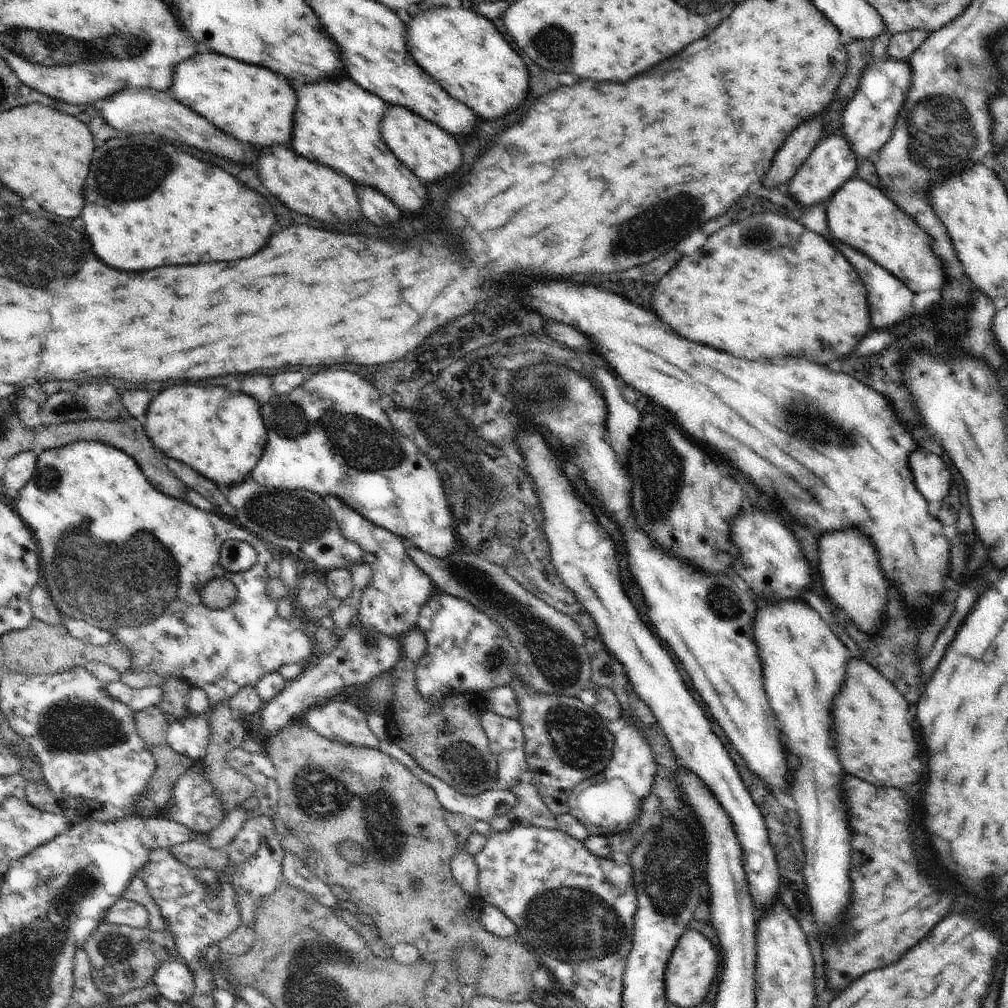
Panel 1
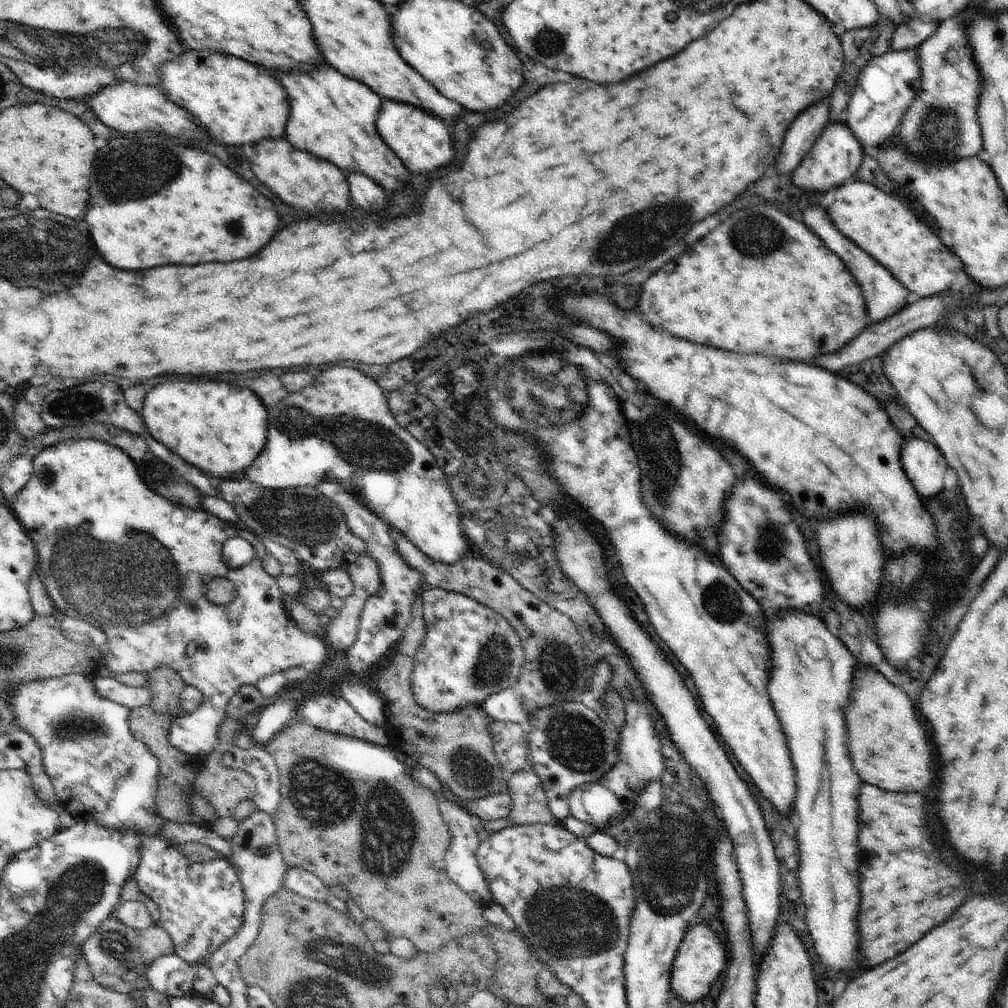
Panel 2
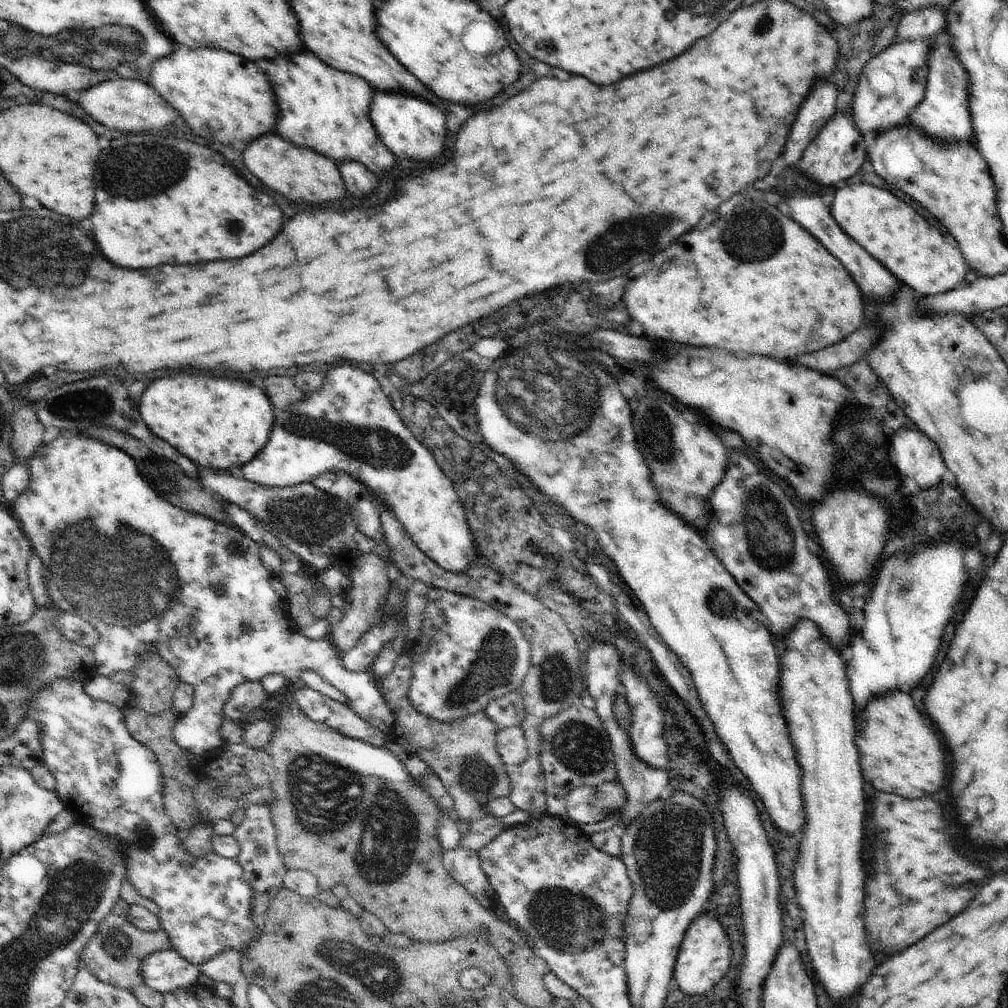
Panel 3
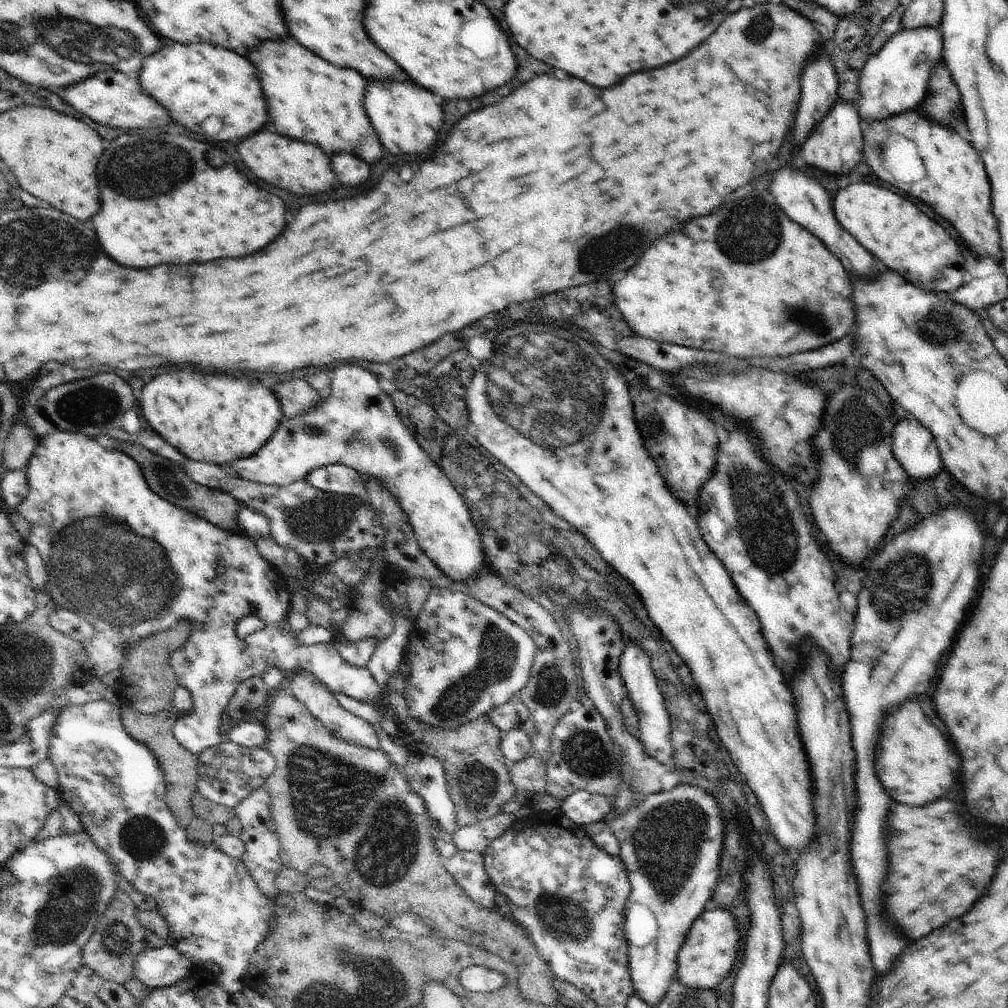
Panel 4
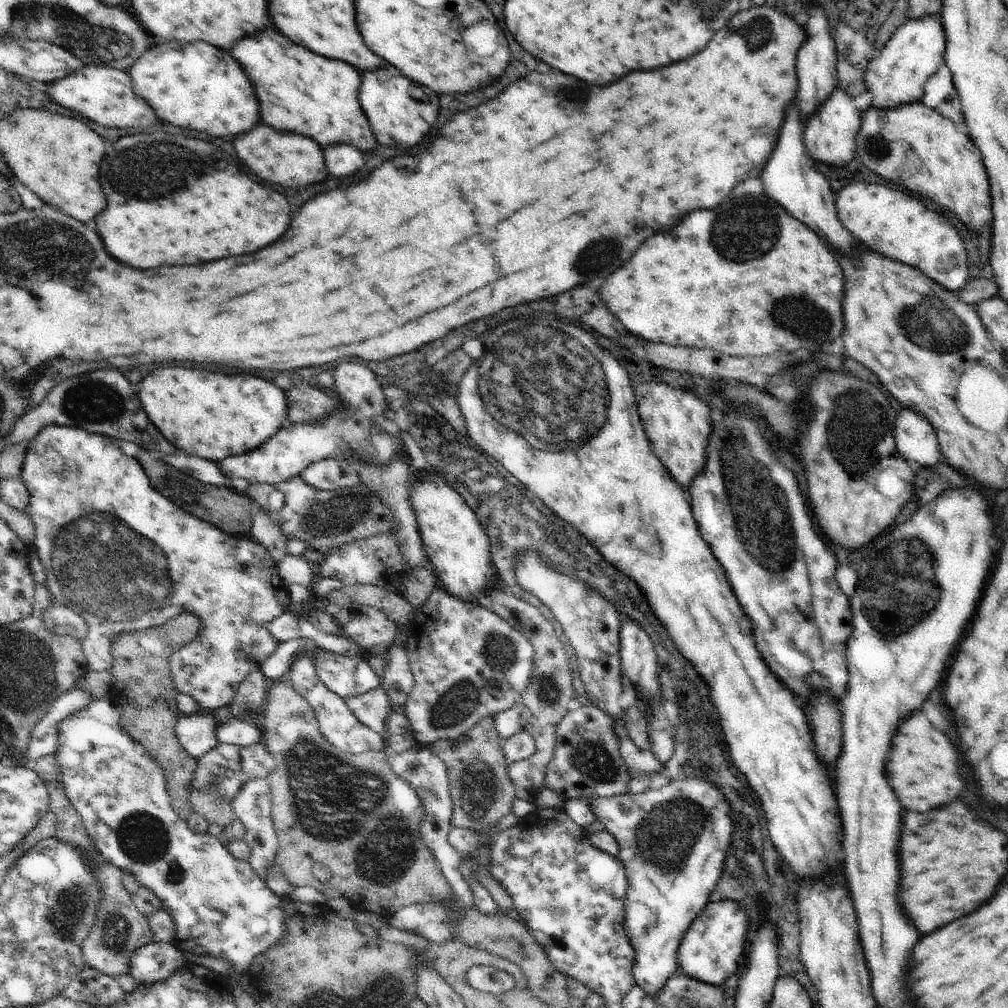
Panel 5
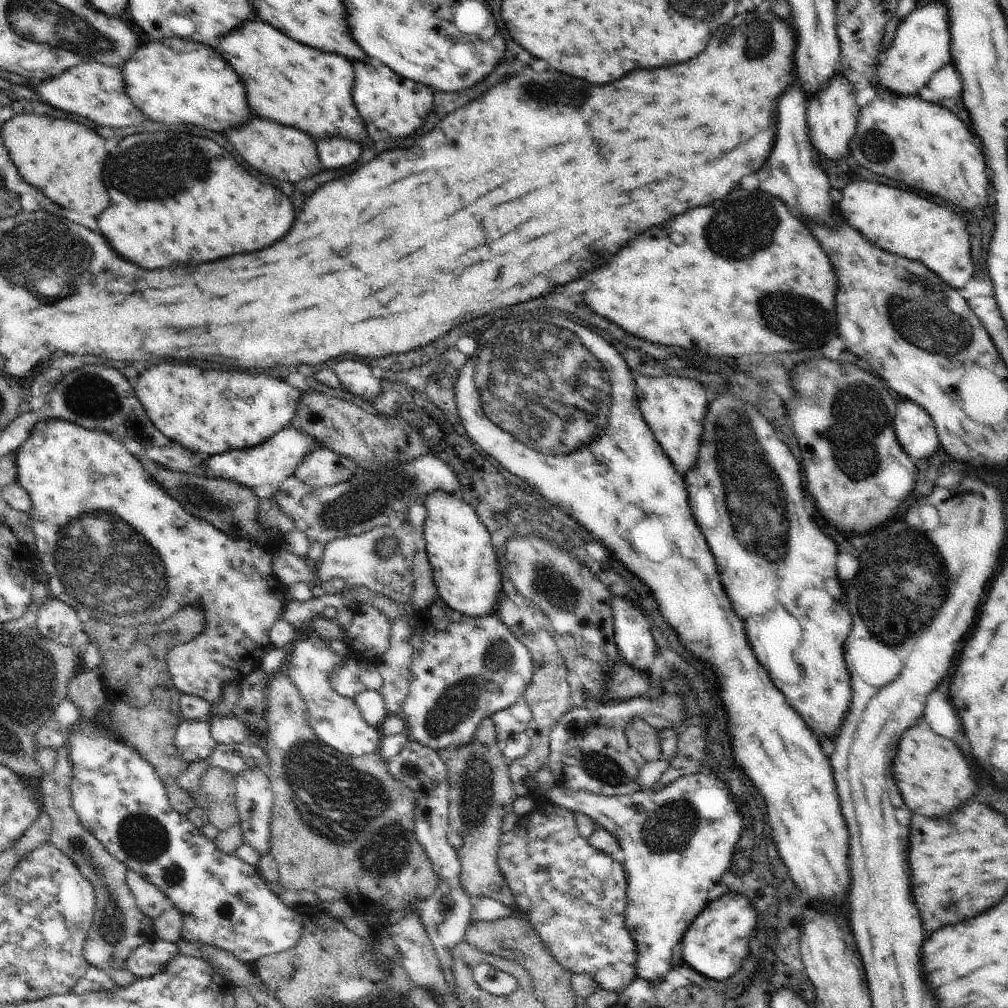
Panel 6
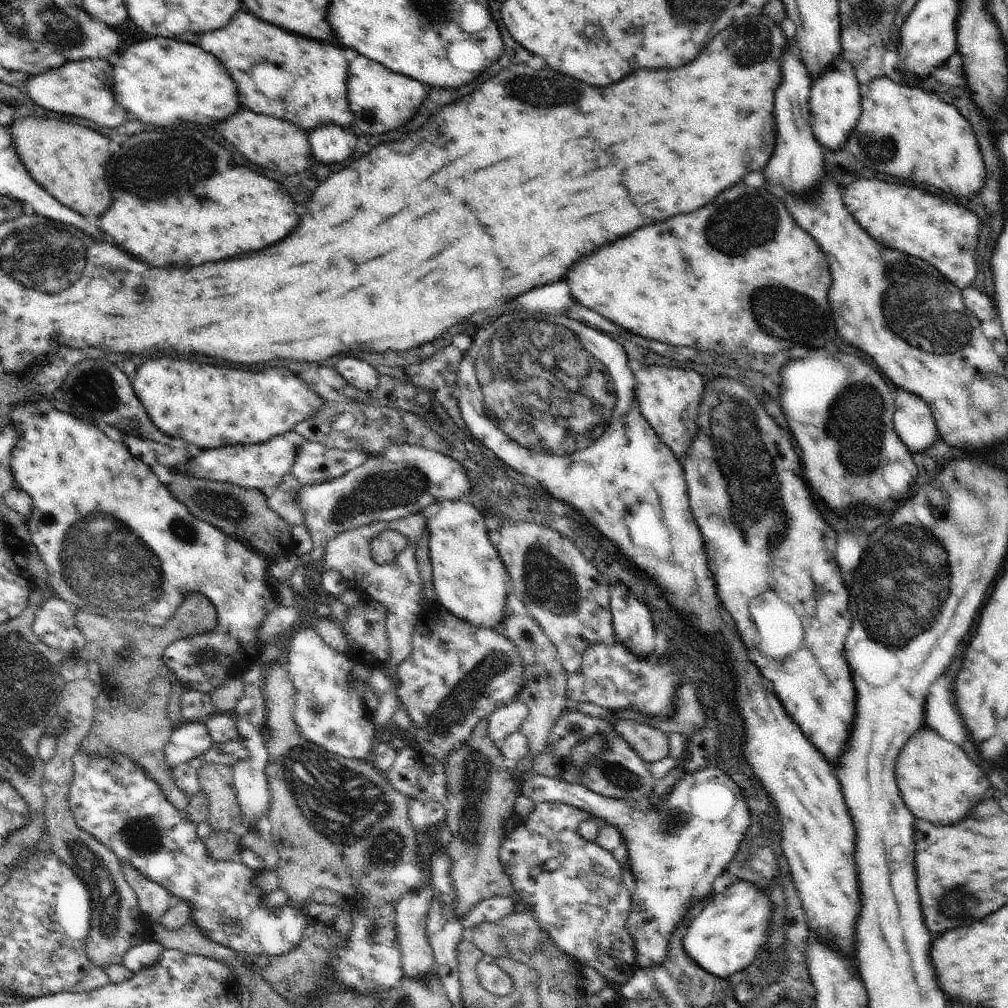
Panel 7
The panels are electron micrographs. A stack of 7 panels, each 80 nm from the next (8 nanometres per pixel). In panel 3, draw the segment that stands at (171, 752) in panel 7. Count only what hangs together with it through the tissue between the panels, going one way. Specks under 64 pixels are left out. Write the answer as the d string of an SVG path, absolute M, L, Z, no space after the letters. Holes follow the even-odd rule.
M76 434L50 435L44 443L39 446L28 460L31 475L29 485L26 490L9 507L13 516L18 520L26 538L32 543L34 554L41 558L45 566L45 581L52 604L60 612L81 616L86 622L94 624L104 642L108 644L106 654L94 654L95 674L109 677L114 672L133 672L137 666L141 665L141 657L144 657L151 648L157 651L160 658L176 671L182 683L191 684L195 688L195 701L193 707L183 716L180 715L173 728L174 742L191 752L195 757L201 758L203 754L220 748L224 743L222 738L222 727L226 720L223 711L224 706L230 700L233 690L243 682L260 682L266 675L276 673L286 675L292 671L318 671L332 686L335 686L347 700L347 705L354 712L363 718L374 728L388 734L393 728L395 716L390 707L385 703L381 695L380 683L373 676L370 670L362 672L349 671L342 664L342 655L335 649L329 638L309 639L304 633L300 632L289 613L290 599L286 588L281 583L278 576L272 575L261 563L259 557L259 544L254 542L244 531L230 526L227 522L216 522L213 518L202 516L200 513L190 512L189 510L173 505L169 500L162 498L155 490L152 490L139 473L134 459L123 450L113 447L108 443L96 440L94 437L79 438ZM144 538L144 546L150 550L140 550L140 540ZM236 543L241 548L240 555L234 555L231 551L231 544ZM222 589L222 593L217 590ZM96 610L96 616L92 616ZM152 645L152 646L151 646Z

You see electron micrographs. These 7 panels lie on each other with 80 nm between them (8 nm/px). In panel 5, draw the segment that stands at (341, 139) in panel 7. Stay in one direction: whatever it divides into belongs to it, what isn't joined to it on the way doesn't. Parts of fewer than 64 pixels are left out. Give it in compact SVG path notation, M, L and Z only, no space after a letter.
M344 144L326 148L324 156L330 174L334 174L336 178L352 178L366 164L360 150Z

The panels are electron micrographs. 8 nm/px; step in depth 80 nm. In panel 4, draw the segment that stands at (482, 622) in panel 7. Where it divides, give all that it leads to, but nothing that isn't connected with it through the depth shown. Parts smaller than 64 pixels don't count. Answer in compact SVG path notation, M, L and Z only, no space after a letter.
M338 366L328 372L330 386L323 393L322 400L301 412L300 415L283 416L270 440L252 456L232 462L238 476L247 481L287 487L293 482L304 480L313 470L328 465L346 465L359 472L363 478L375 478L386 489L406 513L419 547L434 564L438 565L454 582L464 581L484 574L489 569L485 558L483 542L471 519L470 509L450 480L432 464L430 456L418 446L412 433L404 426L400 415L390 398L388 386L384 386L374 374L358 366Z

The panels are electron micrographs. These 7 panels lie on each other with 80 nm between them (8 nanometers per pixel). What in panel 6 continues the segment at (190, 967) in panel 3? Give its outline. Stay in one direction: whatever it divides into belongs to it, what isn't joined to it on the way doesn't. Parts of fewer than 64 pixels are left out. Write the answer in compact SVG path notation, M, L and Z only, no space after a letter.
M157 939L139 946L127 958L125 968L137 979L153 977L161 973L165 966L183 951L183 945Z

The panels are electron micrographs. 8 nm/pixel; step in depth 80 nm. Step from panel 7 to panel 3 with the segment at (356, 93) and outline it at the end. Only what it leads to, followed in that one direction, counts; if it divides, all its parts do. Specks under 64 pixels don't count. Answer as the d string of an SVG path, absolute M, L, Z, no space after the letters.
M374 91L371 119L378 138L394 152L396 158L432 162L442 156L446 140L446 122L440 107L402 93Z

